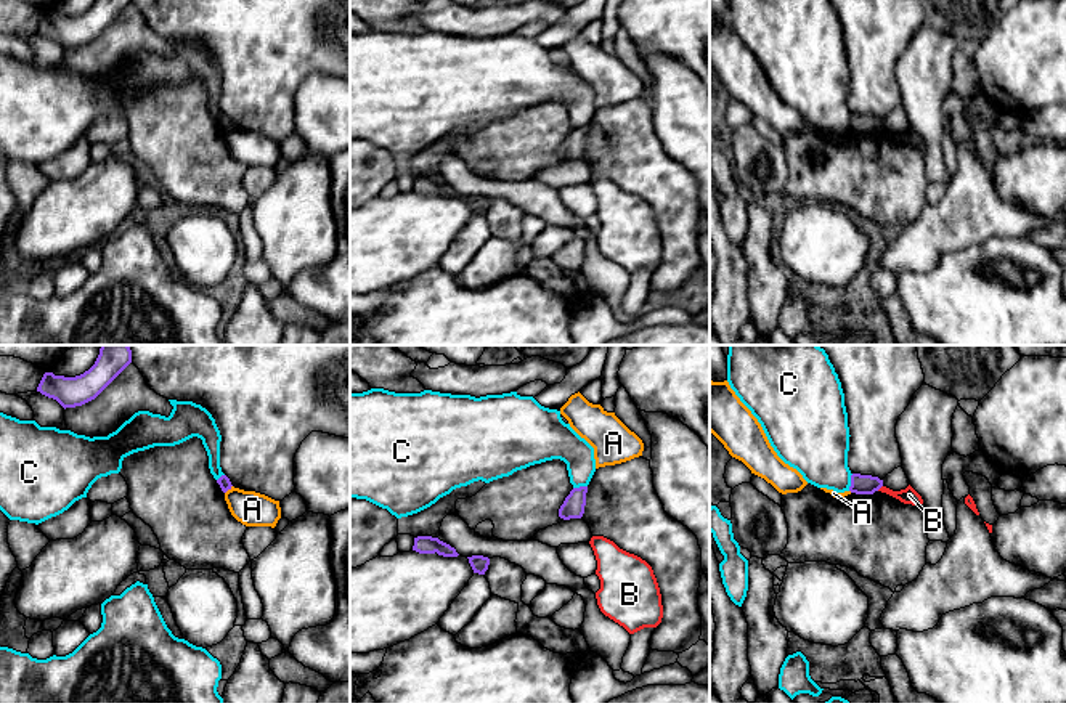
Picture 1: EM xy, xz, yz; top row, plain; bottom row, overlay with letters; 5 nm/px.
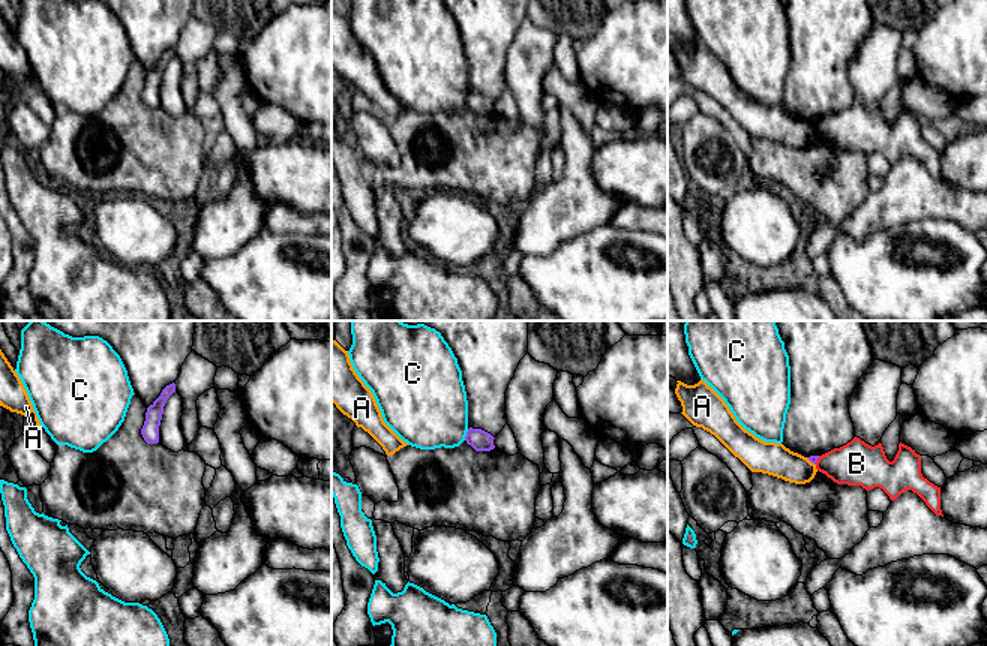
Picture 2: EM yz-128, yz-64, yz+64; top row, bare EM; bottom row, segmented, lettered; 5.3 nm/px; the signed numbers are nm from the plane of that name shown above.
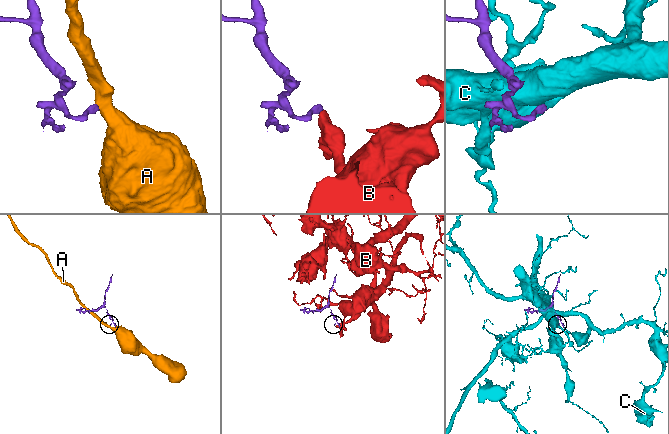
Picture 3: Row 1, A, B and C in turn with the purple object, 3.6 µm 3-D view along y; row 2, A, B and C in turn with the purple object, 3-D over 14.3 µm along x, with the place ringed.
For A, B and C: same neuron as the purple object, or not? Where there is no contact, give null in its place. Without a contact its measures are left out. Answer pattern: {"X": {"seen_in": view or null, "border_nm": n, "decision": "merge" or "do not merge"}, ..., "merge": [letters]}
{"A": {"seen_in": "xy", "border_nm": 60, "decision": "do not merge"}, "B": {"seen_in": "yz", "border_nm": 40, "decision": "do not merge"}, "C": {"seen_in": "yz", "border_nm": 90, "decision": "do not merge"}, "merge": []}

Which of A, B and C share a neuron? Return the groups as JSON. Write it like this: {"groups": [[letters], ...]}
{"groups": [["A"], ["B"], ["C"]]}

